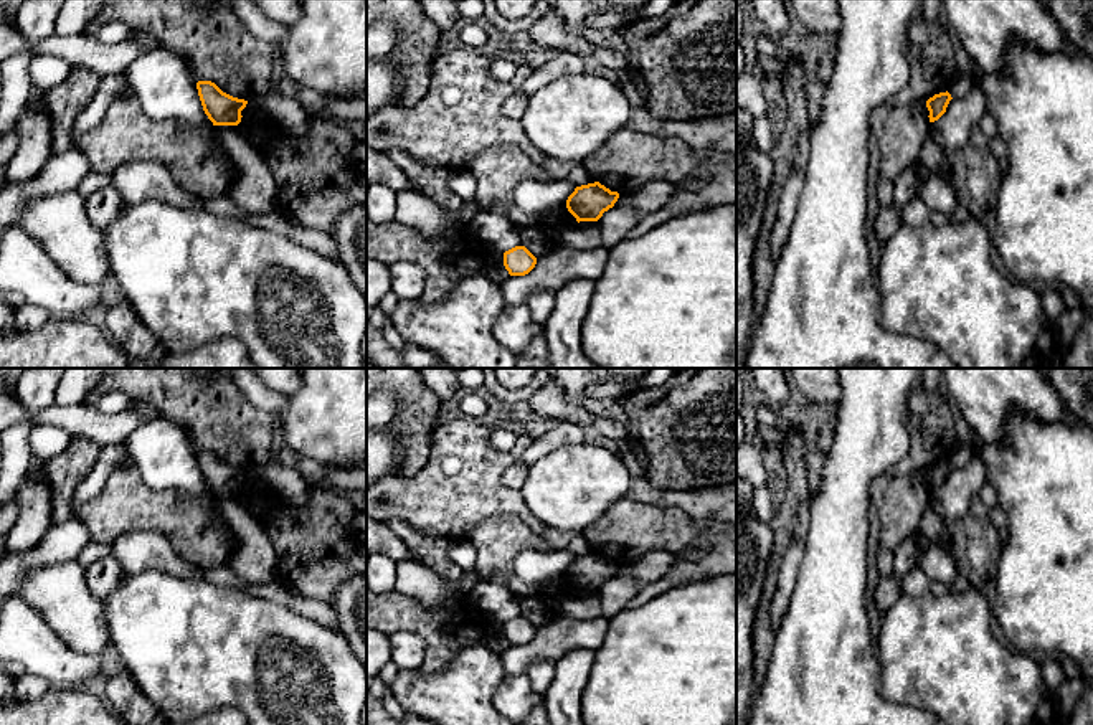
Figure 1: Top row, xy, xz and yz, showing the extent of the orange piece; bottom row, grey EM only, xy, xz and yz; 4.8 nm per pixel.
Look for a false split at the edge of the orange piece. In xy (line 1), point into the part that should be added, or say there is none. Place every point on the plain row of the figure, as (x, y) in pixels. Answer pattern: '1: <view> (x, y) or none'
1: none

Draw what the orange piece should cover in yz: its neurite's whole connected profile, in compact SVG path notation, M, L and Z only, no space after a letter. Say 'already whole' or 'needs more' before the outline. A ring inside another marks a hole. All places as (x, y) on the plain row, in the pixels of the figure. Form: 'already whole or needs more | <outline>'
already whole | M946 461L946 462L934 464L926 471L926 477L930 481L928 486L930 492L938 490L946 482L946 477L951 469L953 469L951 464Z

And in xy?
already whole | M198 451L196 459L203 481L213 495L238 495L241 492L241 481L248 471L223 462L211 451Z

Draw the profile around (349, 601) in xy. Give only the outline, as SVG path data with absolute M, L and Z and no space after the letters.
M352 576L340 585L330 606L337 613L340 631L367 671L367 576Z

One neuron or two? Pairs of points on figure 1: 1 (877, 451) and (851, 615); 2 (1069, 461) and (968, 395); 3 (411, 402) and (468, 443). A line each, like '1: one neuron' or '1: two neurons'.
1: one neuron
2: two neurons
3: two neurons

